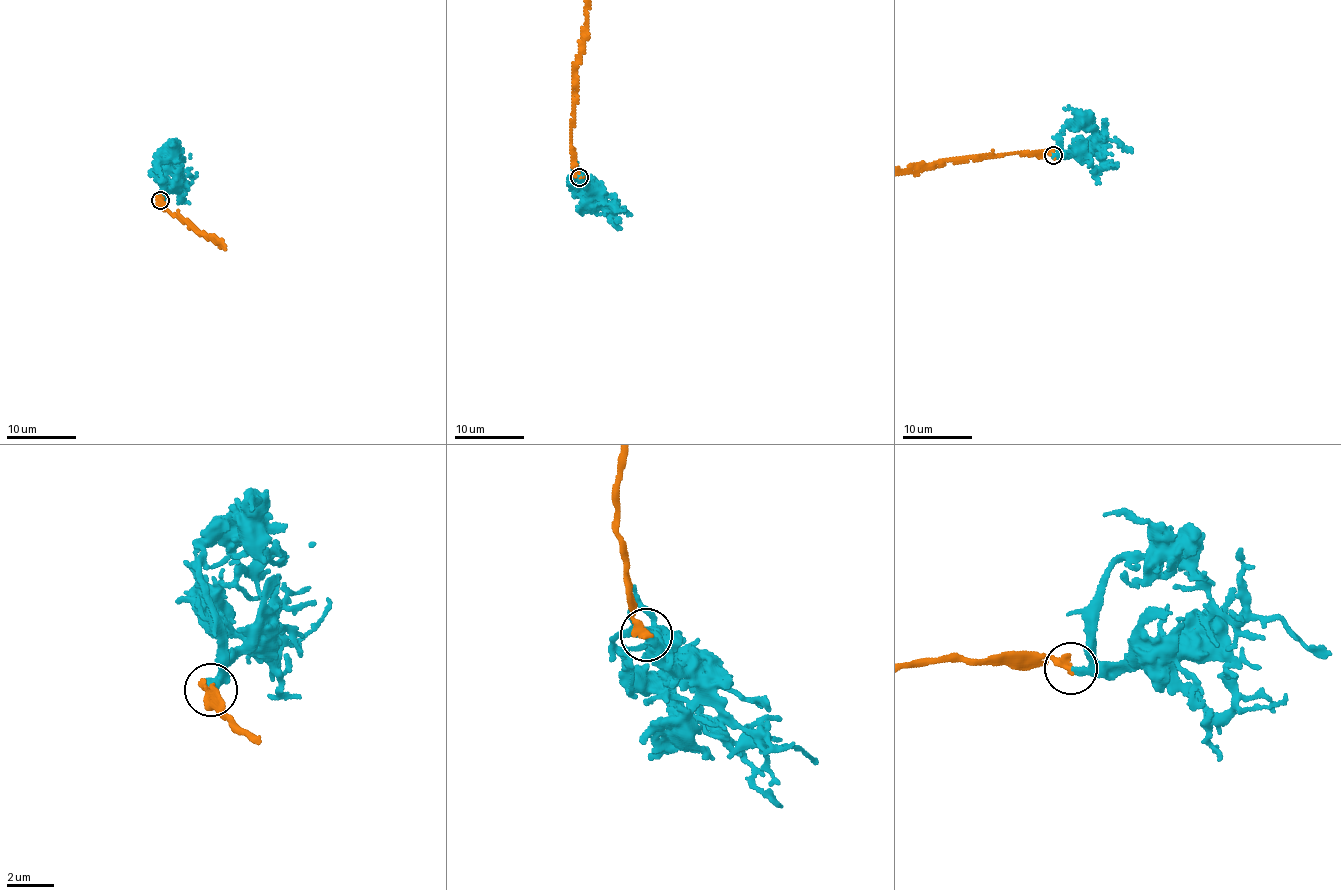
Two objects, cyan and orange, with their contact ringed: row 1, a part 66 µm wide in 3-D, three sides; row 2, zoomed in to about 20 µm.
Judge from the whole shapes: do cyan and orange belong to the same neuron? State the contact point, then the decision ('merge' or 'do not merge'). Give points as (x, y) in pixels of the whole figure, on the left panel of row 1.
place (160, 200); merge

